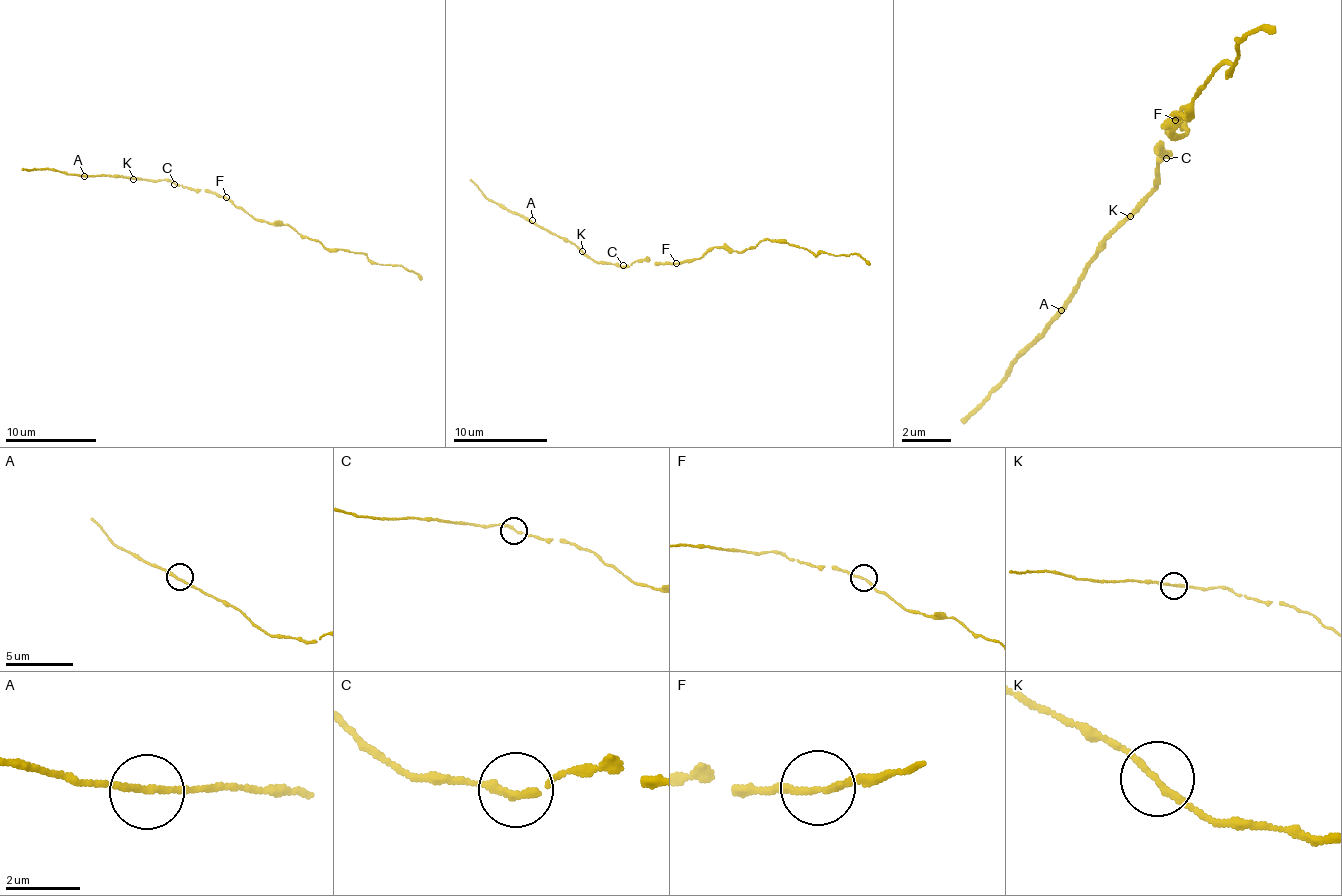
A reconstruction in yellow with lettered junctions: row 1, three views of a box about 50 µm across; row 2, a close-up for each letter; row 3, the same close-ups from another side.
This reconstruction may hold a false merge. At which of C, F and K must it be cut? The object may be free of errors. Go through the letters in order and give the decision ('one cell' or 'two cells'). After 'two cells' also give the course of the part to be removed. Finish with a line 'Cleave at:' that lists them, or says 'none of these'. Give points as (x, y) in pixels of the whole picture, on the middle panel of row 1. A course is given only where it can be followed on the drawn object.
C: one cell
F: one cell
K: one cell
Cleave at: none of these

